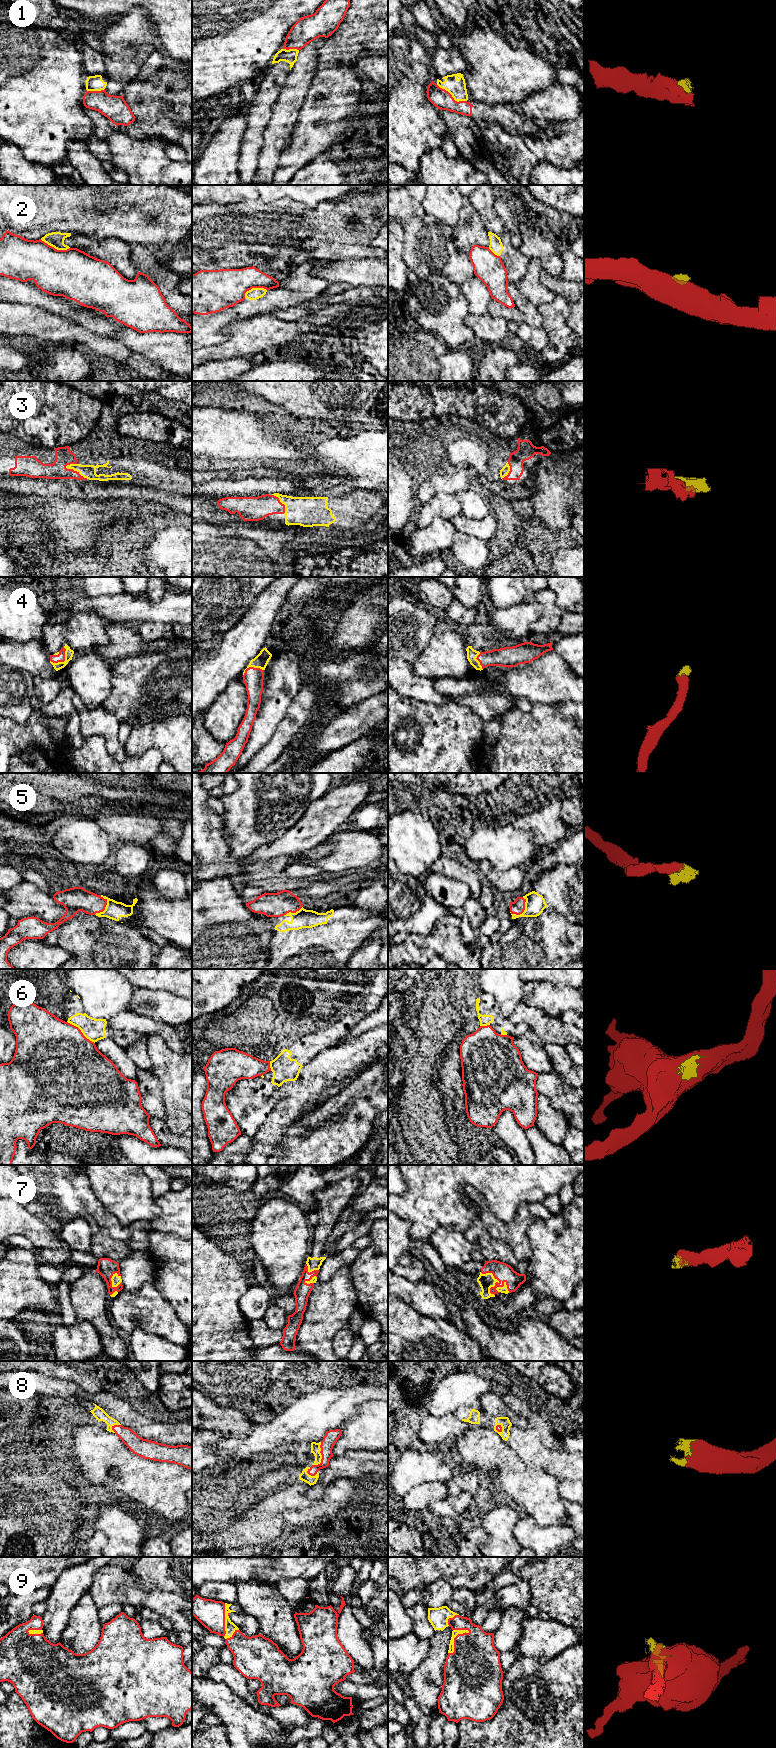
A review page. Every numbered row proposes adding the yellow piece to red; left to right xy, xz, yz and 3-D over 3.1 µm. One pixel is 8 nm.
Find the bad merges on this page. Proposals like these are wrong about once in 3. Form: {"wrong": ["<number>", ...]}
{"wrong": ["2", "6"]}

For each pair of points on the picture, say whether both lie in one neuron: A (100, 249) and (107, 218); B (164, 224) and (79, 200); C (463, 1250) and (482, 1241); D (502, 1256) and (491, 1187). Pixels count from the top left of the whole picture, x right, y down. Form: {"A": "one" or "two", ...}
{"A": "two", "B": "one", "C": "two", "D": "two"}

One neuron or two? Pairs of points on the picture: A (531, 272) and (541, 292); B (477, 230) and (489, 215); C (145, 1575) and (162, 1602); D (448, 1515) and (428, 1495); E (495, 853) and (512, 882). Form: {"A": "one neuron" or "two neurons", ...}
{"A": "one neuron", "B": "two neurons", "C": "two neurons", "D": "two neurons", "E": "two neurons"}

